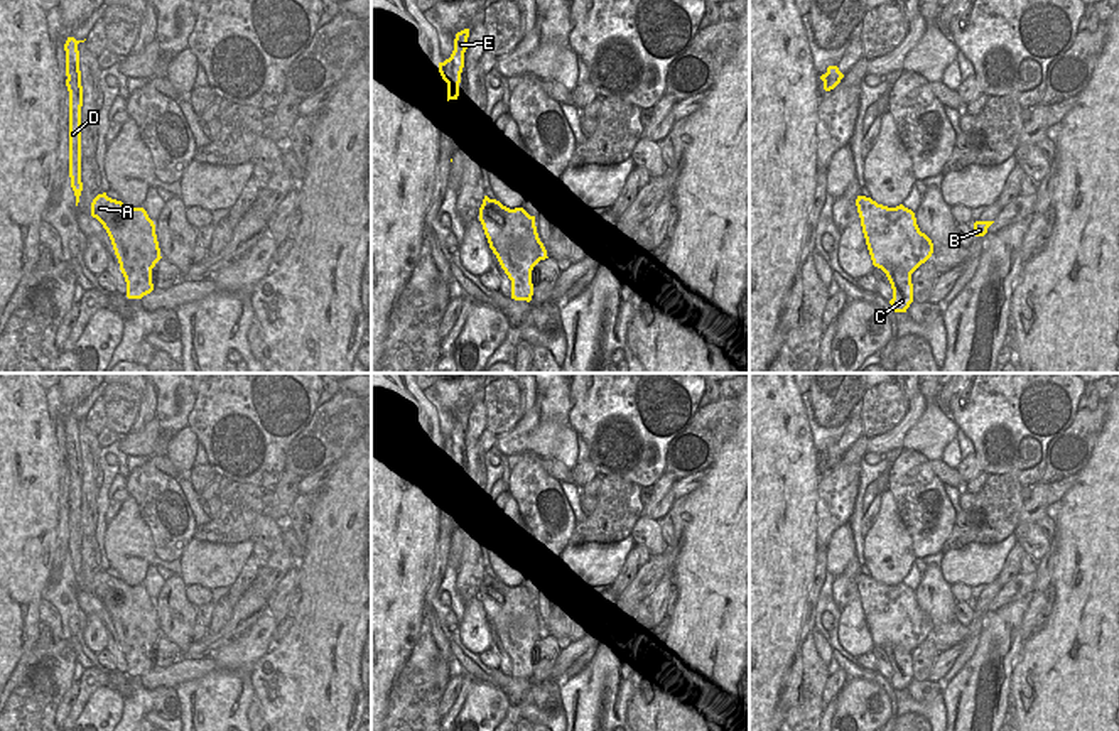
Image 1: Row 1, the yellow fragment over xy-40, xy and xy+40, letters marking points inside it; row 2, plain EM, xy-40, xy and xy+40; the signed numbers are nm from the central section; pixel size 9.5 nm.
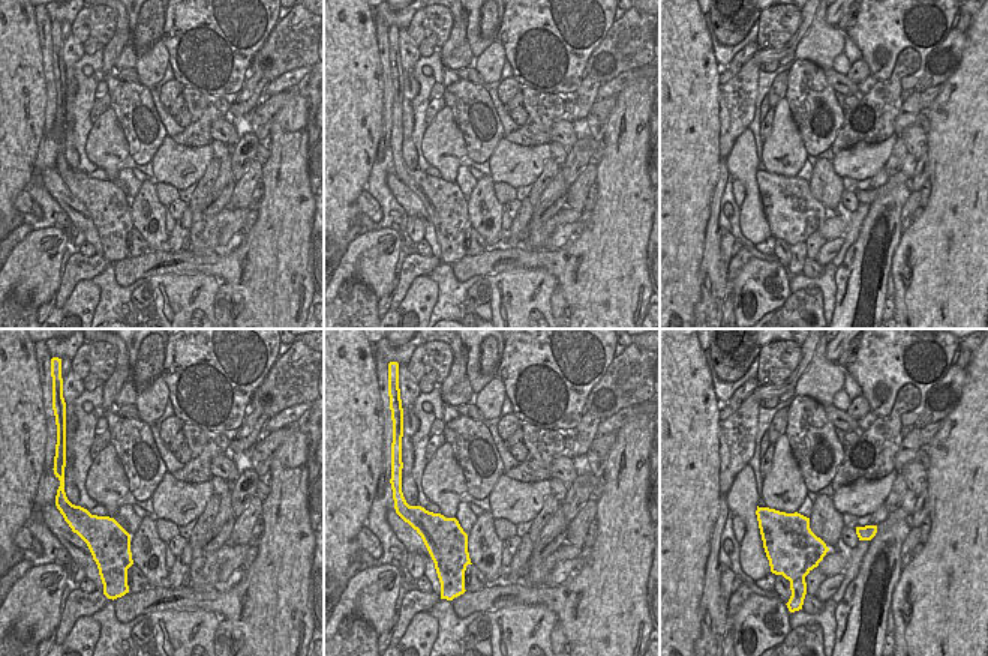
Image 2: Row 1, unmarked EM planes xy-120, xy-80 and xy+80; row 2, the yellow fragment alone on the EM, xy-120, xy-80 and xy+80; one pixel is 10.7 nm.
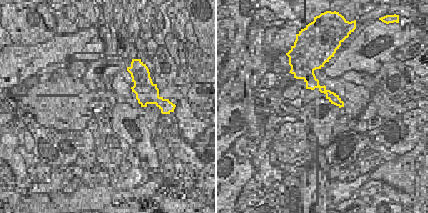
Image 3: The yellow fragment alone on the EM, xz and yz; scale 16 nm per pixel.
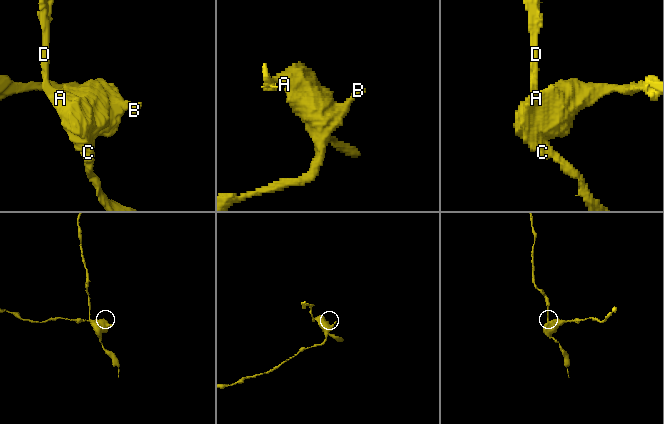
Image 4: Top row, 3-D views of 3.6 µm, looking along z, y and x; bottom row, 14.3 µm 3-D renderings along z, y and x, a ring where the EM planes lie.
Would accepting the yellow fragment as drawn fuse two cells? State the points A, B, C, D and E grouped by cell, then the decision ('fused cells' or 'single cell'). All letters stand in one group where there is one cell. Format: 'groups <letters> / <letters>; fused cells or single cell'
groups A C D E / B; fused cells

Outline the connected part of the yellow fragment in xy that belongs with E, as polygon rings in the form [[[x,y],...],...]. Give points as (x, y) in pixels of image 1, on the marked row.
[[[469,29],[457,32],[451,57],[446,59],[444,62],[439,62],[439,73],[442,79],[447,83],[447,101],[457,100],[459,96],[459,83],[464,68],[464,52],[468,49],[468,37],[469,37]]]

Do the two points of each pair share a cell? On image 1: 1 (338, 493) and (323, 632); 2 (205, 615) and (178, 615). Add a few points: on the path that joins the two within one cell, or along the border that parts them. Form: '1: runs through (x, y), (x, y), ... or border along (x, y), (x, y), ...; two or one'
1: runs through (338, 527), (333, 556), (333, 598); one
2: border along (196, 608), (198, 618); two

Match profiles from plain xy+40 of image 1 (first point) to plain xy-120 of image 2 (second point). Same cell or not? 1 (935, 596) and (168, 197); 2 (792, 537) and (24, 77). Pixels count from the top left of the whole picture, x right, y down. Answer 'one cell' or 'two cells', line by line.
1: two cells
2: one cell

